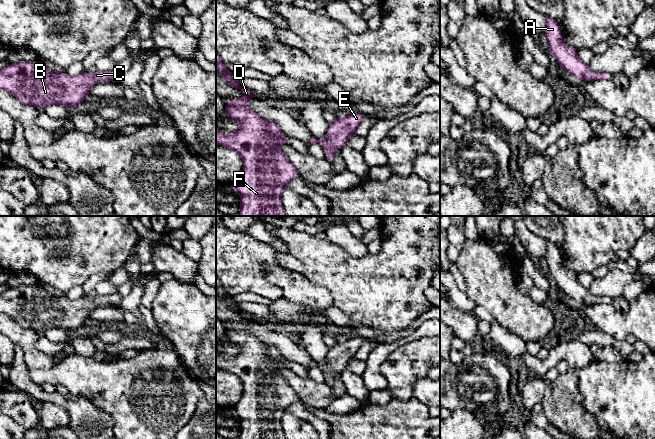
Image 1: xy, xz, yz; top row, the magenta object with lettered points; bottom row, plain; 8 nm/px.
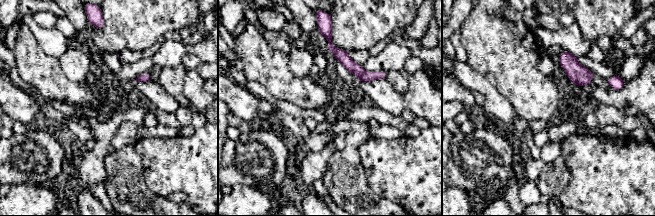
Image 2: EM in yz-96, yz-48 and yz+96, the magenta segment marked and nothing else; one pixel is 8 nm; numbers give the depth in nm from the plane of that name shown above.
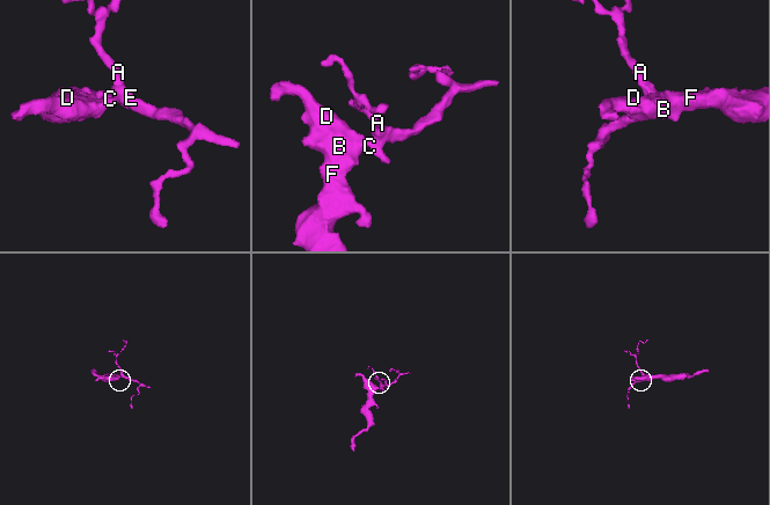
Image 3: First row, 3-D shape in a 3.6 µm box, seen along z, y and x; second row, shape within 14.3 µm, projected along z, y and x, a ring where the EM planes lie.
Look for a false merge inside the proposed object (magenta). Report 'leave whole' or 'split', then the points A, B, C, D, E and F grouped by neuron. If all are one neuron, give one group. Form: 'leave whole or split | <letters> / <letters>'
leave whole | A B C D E F

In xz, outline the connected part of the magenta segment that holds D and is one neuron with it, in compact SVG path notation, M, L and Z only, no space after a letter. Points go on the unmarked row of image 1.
M216 277L216 294L225 302L226 306L239 314L242 314L245 322L234 323L226 327L226 341L234 343L239 348L237 356L224 359L216 351L216 366L220 370L237 375L244 386L244 394L235 405L234 412L241 419L240 439L286 439L285 434L279 424L282 416L288 407L299 400L297 393L290 387L286 379L277 371L288 369L288 360L284 359L274 346L266 344L249 332L248 323L259 321L240 310L239 304L234 301L234 297L228 295L219 279Z

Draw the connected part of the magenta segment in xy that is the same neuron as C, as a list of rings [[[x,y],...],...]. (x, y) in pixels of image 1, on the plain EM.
[[[30,285],[8,288],[0,294],[0,313],[7,314],[22,327],[37,333],[61,328],[74,334],[89,320],[94,308],[99,305],[120,306],[121,301],[118,293],[71,300],[64,296],[52,296],[37,285]]]

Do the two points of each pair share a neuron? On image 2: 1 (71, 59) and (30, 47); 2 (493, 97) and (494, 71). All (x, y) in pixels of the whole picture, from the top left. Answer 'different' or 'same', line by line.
1: different
2: different

